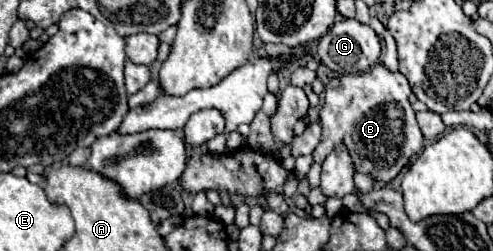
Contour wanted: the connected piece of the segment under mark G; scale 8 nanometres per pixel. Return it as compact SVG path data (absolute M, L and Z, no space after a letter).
M339 19L317 43L317 53L321 63L327 65L331 71L345 75L345 73L359 73L373 67L381 55L381 45L377 33L369 27L359 23L357 19Z

